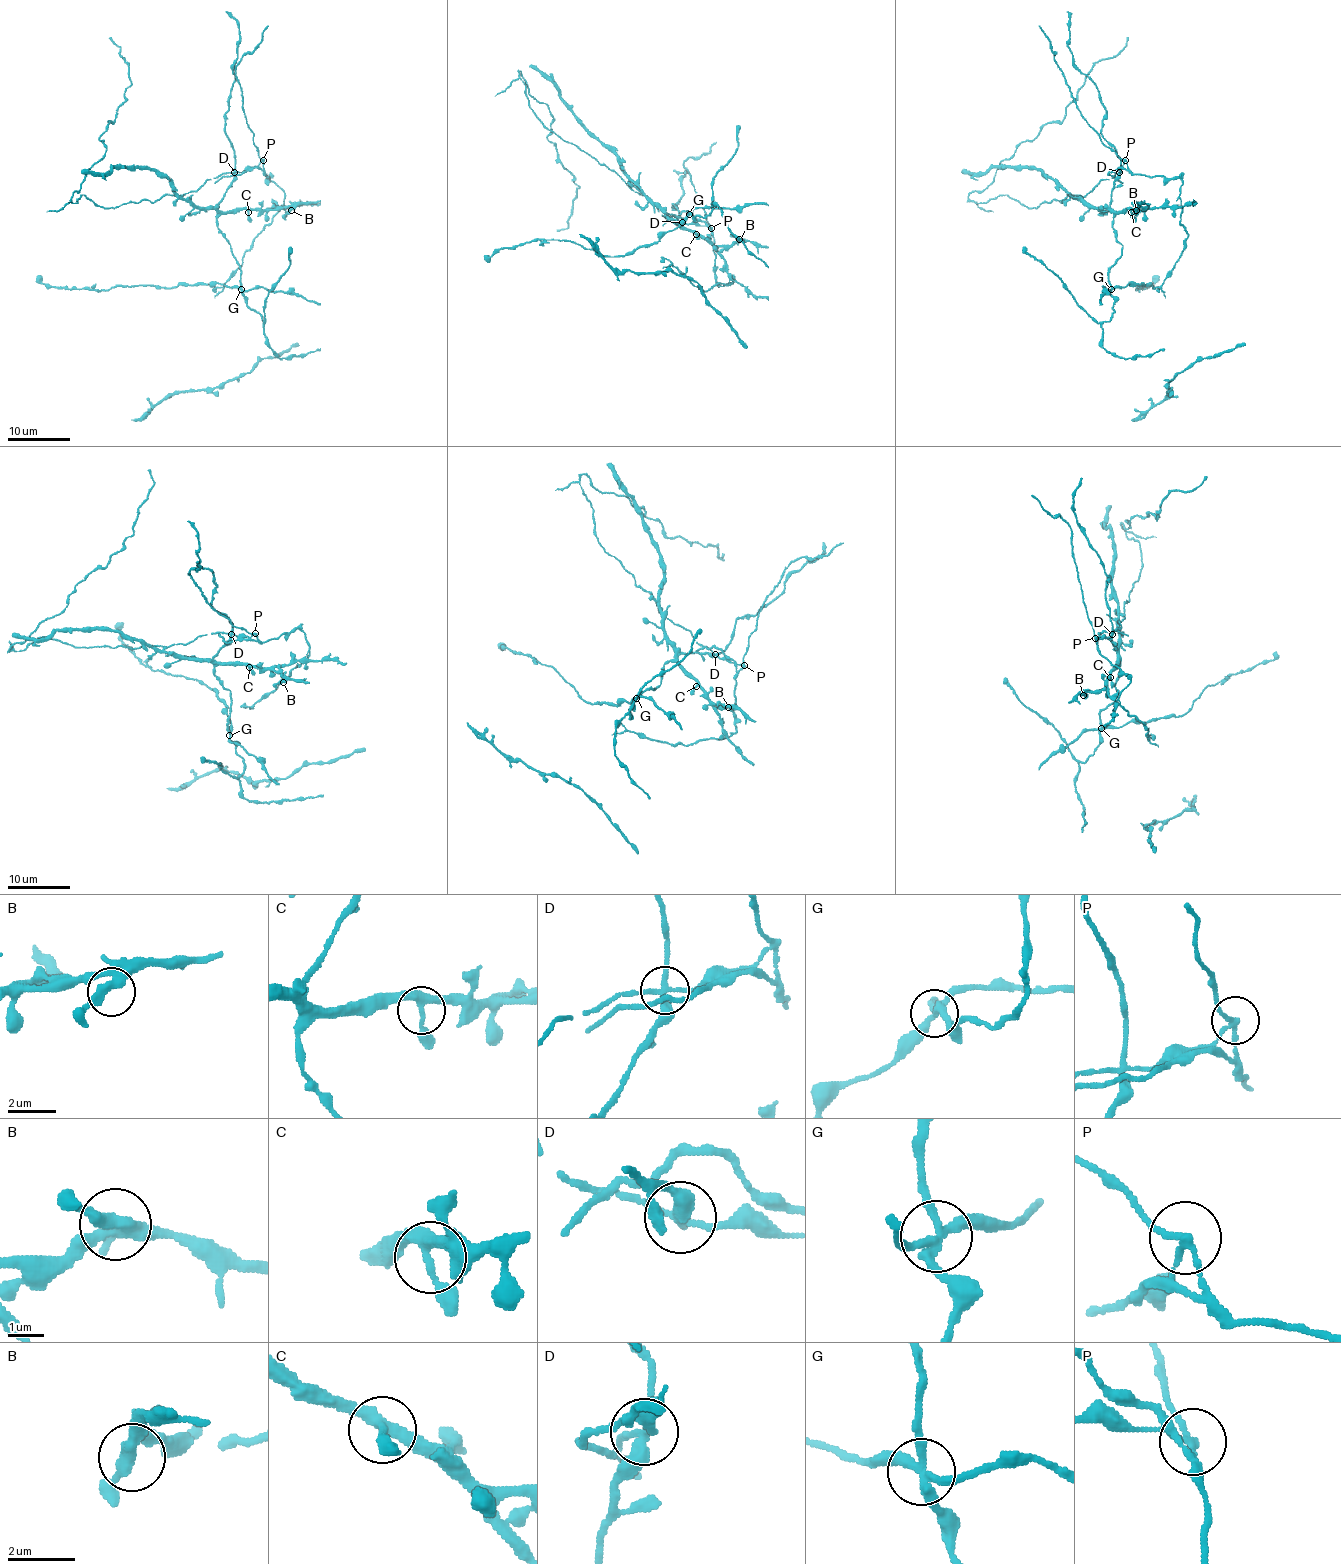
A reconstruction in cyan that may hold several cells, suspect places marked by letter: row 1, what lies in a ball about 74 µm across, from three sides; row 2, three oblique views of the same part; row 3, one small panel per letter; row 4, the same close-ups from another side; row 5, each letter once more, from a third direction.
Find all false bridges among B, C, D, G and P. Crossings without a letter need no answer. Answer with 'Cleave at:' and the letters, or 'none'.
Cleave at: D, G, P

